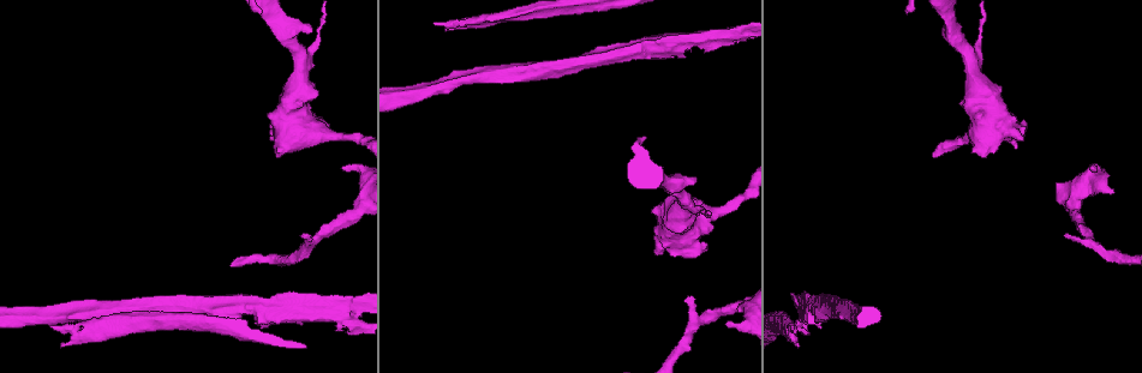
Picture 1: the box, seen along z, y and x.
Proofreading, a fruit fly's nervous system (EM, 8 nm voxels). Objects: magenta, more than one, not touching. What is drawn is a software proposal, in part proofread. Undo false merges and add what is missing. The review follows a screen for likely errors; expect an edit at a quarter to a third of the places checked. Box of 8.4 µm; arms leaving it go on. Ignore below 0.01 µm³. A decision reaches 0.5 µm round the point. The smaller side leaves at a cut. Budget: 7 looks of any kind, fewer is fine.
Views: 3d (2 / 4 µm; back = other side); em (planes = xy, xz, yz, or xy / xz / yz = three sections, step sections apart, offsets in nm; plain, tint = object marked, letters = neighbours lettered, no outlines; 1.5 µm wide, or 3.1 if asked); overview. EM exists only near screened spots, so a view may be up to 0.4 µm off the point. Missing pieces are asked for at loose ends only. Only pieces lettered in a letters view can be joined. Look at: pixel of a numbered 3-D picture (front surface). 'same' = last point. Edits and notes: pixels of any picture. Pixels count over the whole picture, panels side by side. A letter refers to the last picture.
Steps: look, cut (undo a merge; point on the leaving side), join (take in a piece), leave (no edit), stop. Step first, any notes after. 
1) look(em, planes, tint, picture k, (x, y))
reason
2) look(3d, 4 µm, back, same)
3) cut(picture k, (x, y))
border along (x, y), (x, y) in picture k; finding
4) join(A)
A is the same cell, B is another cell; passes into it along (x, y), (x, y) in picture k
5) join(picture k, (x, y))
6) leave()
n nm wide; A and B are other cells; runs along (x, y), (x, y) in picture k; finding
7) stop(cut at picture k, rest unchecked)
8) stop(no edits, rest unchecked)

look(3d, 2 µm, back, picture 1, (51, 327))
end of a long branch

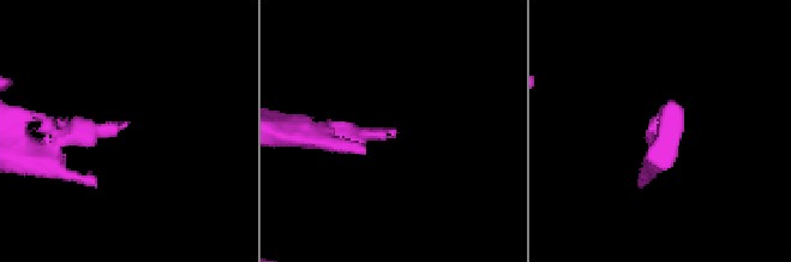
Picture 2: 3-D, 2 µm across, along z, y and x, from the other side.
look(em, xy, step 8, tint, picture 2, (394, 133))

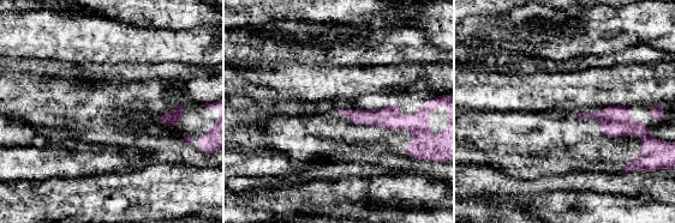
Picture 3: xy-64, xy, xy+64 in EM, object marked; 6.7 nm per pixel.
look(em, planes, letters, same)
cut it another way

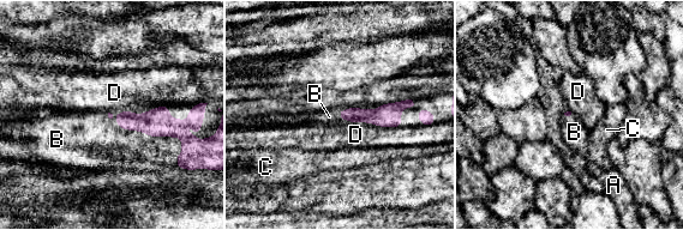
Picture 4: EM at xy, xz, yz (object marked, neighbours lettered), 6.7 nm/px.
join(B)
D touches over 400 nm; B is the same cell, A, C and D are other cells; passes into it along (377, 116), (341, 110), (329, 116) in picture 4; it goes on there

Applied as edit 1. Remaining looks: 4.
look(overview)

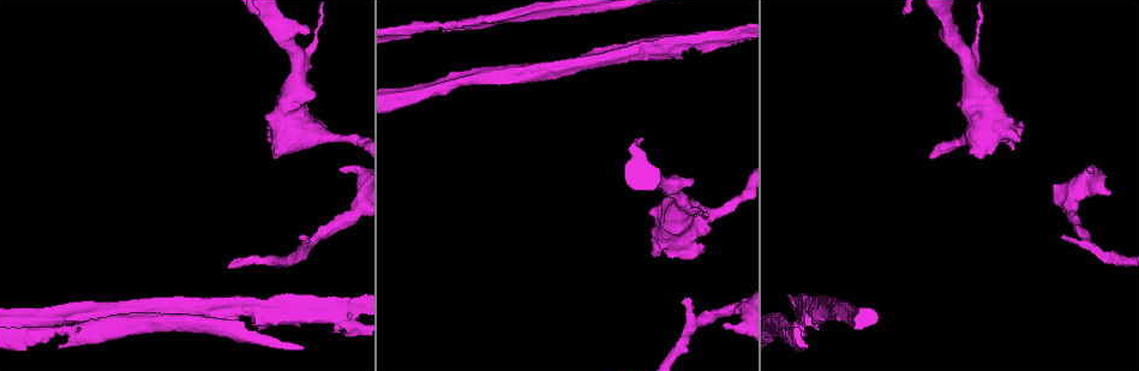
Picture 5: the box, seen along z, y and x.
look(3d, 4 µm, picture 5, (300, 238))
branch stops here

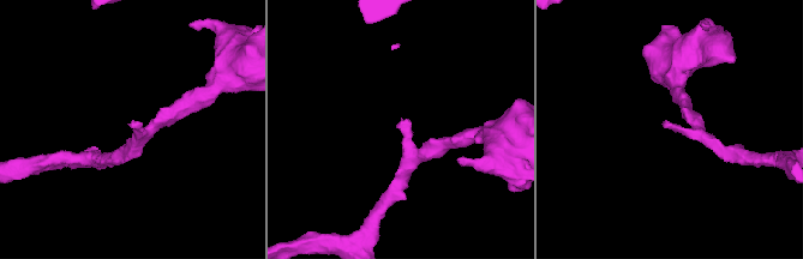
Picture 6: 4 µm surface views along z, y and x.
look(em, planes, letters, picture 6, (401, 120))

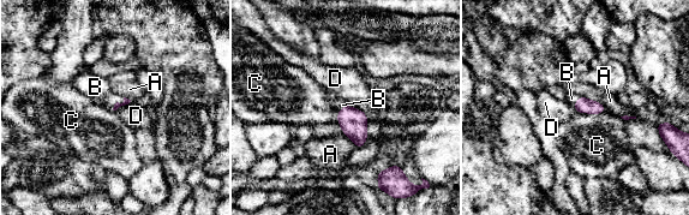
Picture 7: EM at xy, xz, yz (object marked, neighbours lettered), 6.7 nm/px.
join(B)
B is the same cell, A, C and D are other cells; passes into it along (126, 101), (118, 102), (95, 87) in picture 7; the neuron continues

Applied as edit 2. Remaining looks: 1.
stop(join at picture 4, join at picture 7, rest unchecked)

